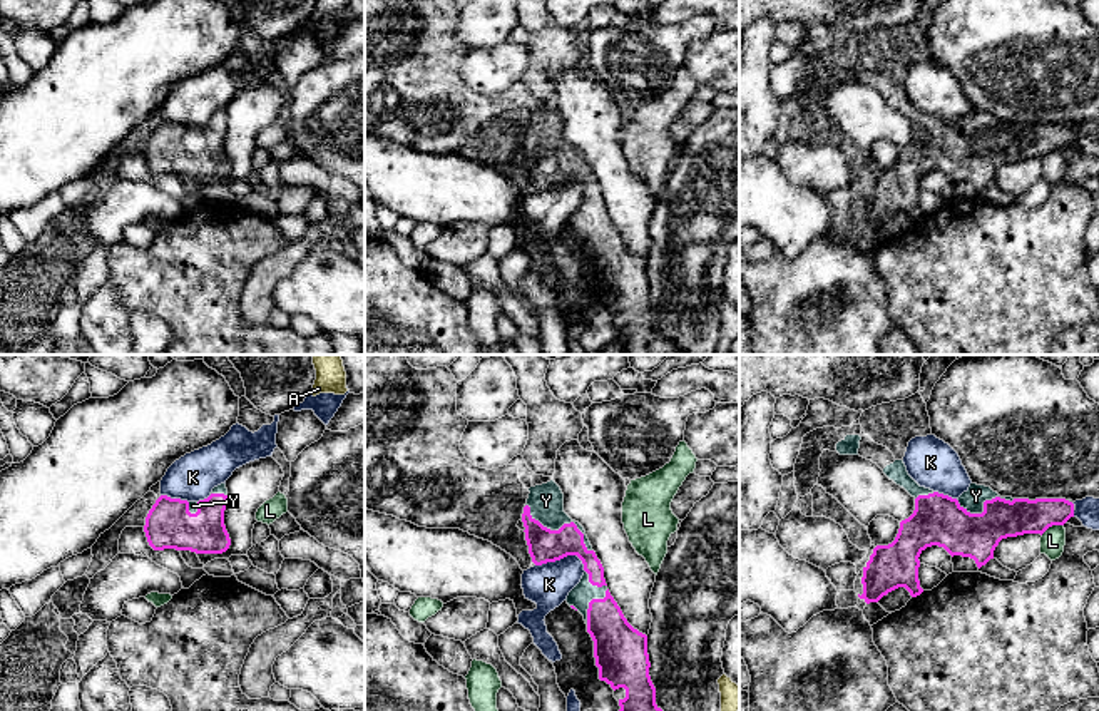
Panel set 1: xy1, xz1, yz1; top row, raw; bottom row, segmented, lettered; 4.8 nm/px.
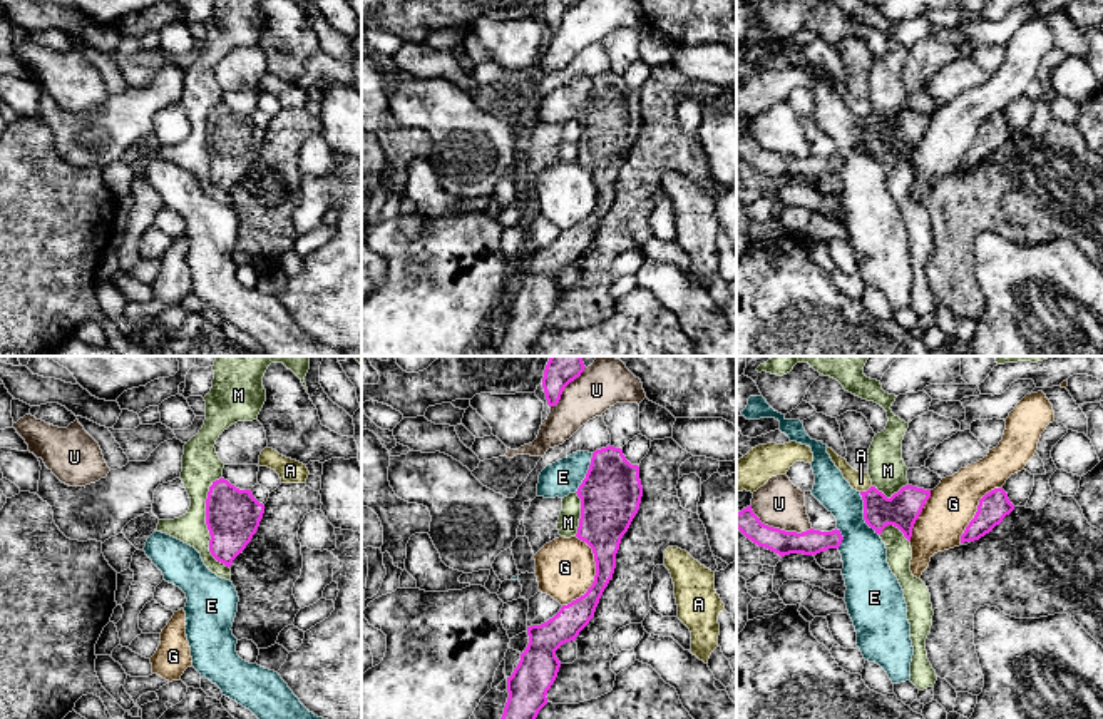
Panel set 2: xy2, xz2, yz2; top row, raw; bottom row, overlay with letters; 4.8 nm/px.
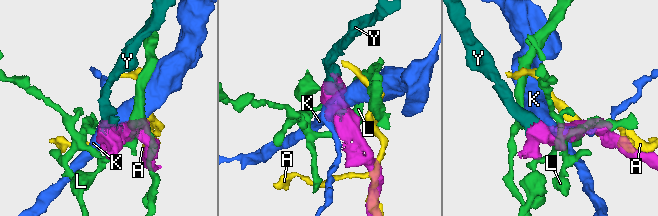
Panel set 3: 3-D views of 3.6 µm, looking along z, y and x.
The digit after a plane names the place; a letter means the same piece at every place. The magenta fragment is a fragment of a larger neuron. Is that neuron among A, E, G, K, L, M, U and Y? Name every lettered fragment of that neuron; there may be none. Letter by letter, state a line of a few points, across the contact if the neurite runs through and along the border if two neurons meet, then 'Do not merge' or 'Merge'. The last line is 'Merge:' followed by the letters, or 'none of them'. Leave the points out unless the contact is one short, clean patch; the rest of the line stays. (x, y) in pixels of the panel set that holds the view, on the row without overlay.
A: Do not merge
E: Line: yz2 (859, 117), (862, 142), (879, 161). Do not merge
G: Do not merge
K: Do not merge
L: Do not merge
M: Do not merge
U: Line: yz2 (750, 131), (752, 137), (769, 151), (797, 158), (810, 154). Do not merge
Y: Merge
Merge: Y

